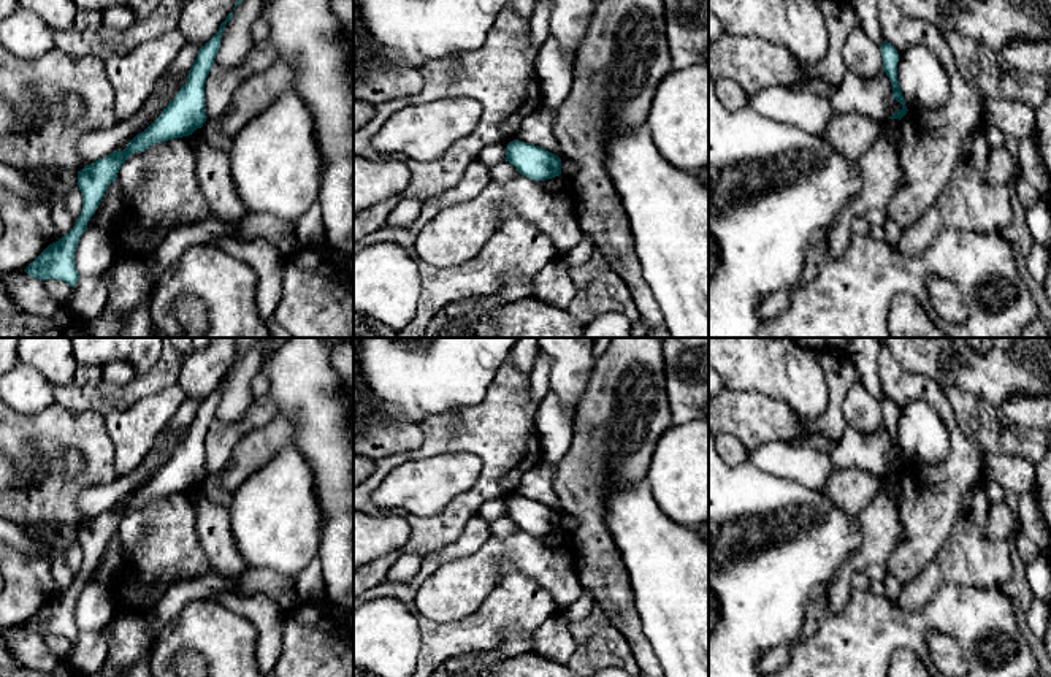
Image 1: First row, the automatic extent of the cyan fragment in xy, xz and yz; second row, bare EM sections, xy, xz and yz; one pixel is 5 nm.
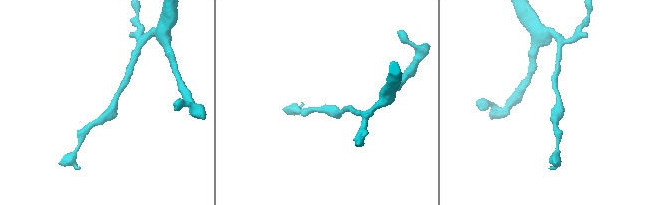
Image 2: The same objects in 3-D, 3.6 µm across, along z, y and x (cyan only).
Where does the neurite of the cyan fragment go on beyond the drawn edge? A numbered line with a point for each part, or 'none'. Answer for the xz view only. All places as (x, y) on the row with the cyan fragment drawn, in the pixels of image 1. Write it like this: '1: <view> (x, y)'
none

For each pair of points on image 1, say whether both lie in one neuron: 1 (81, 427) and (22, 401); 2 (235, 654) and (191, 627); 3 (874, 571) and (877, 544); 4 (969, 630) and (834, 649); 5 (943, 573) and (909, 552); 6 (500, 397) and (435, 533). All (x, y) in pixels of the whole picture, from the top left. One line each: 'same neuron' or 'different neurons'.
1: different neurons
2: same neuron
3: different neurons
4: same neuron
5: different neurons
6: same neuron

